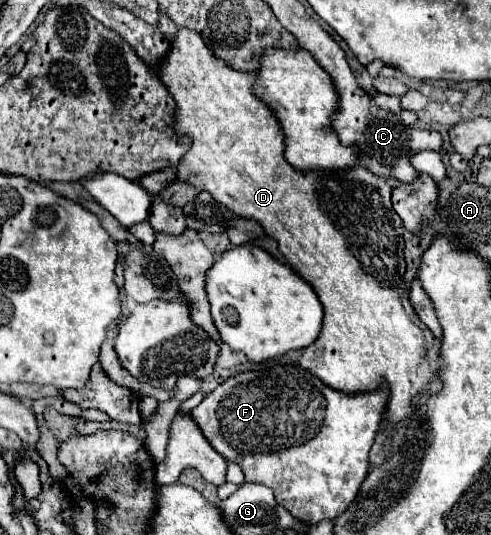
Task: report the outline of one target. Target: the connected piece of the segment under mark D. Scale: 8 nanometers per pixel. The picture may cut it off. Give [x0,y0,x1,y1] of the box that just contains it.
[159,29,441,429]

